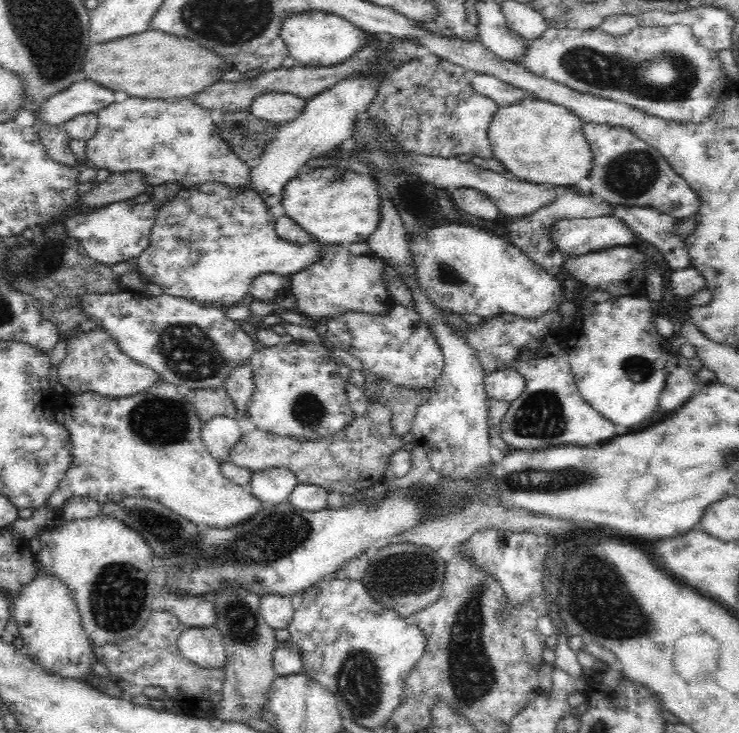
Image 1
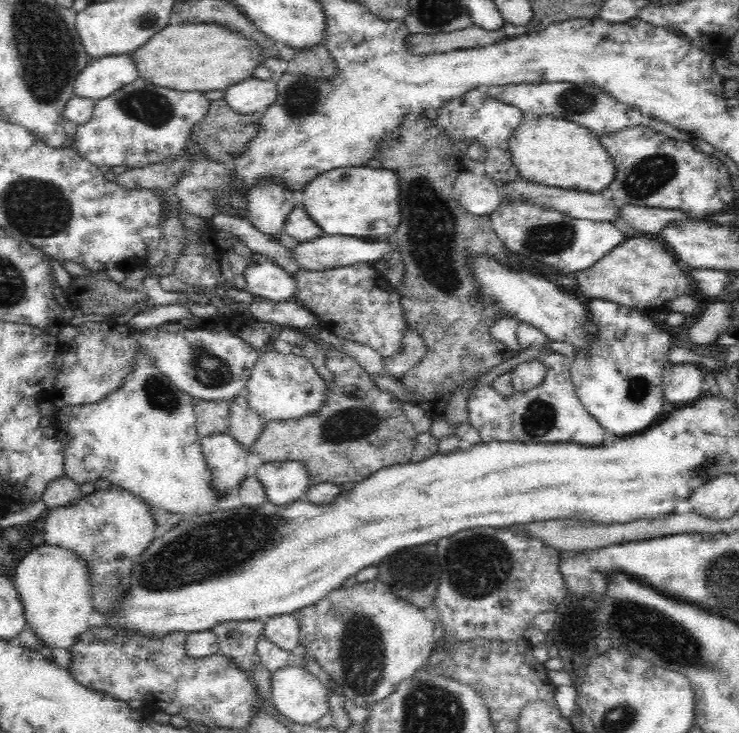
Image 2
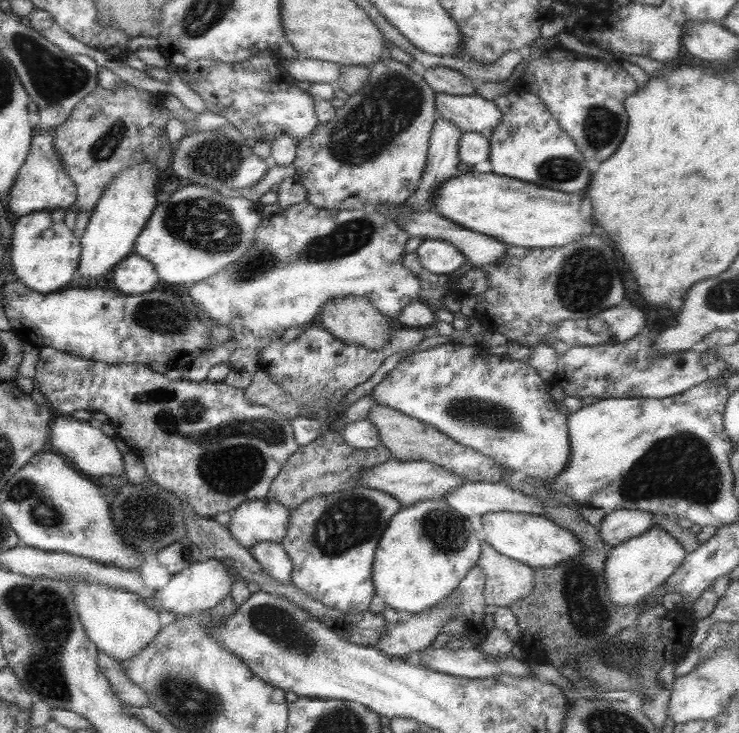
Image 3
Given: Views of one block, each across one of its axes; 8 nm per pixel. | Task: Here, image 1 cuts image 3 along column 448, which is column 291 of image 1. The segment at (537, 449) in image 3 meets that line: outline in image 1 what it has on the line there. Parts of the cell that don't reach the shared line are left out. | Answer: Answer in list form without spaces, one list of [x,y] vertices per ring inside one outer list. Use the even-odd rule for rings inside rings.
[[[294,340],[292,343],[280,341],[275,346],[265,346],[264,349],[254,351],[250,363],[255,387],[247,404],[247,416],[254,422],[256,429],[276,436],[320,440],[342,432],[354,420],[354,412],[346,396],[346,381],[340,377],[338,362],[326,345],[316,345],[307,341]]]

